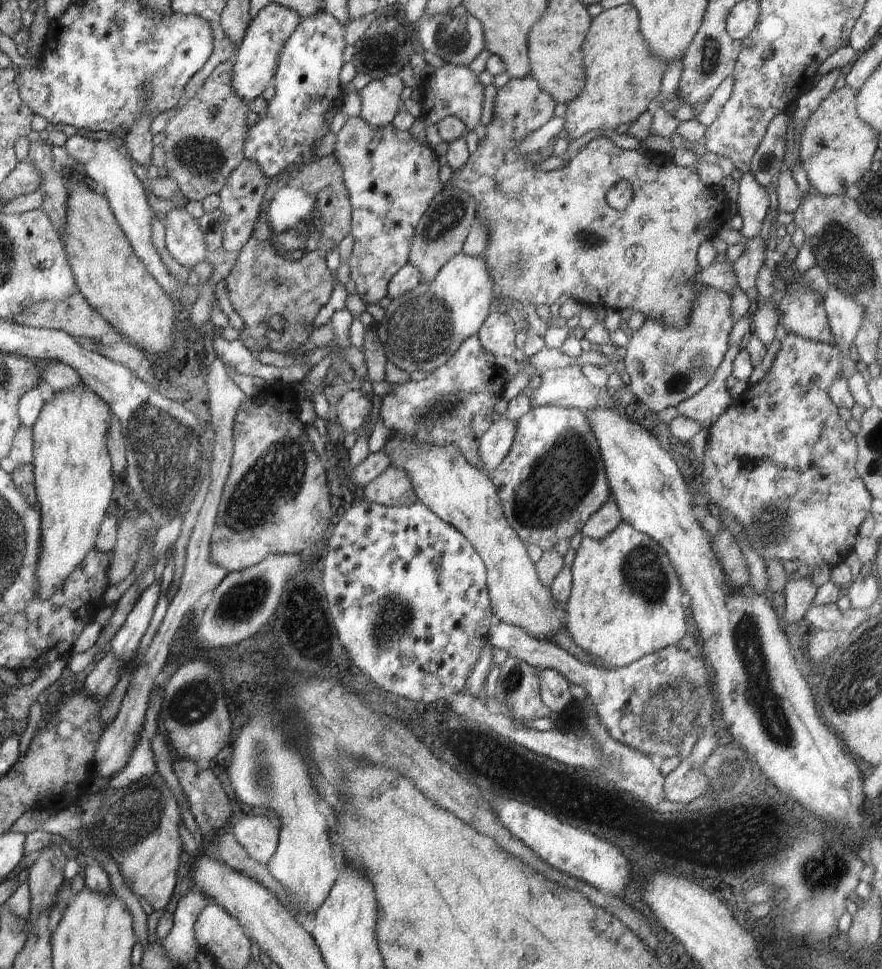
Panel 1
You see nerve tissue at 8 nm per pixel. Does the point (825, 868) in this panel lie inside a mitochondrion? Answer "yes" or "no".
yes

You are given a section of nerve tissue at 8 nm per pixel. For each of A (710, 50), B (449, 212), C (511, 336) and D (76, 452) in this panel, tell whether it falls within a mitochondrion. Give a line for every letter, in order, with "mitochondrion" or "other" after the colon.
A: mitochondrion
B: mitochondrion
C: other
D: other

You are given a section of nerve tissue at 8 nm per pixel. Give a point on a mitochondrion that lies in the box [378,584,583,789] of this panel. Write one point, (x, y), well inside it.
(510, 684)

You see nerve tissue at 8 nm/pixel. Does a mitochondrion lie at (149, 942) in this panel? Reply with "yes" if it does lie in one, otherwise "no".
no

